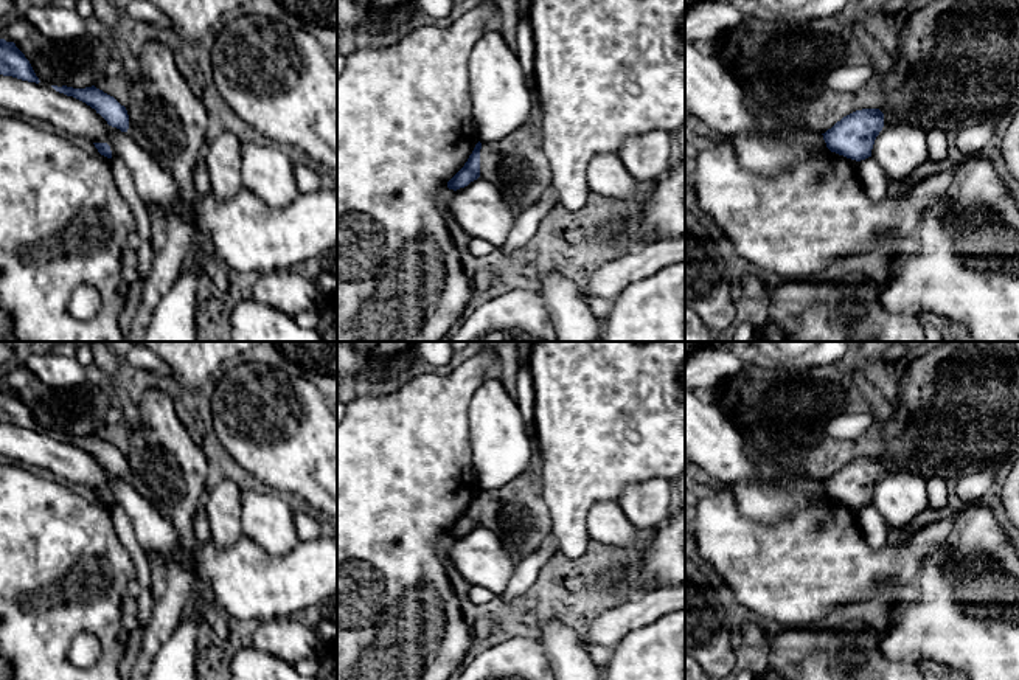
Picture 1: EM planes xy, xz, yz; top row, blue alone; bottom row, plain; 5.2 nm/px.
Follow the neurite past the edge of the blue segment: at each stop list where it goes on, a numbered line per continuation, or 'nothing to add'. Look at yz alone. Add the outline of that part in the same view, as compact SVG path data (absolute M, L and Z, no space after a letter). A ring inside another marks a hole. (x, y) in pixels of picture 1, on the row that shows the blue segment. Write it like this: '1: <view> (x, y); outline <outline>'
nothing to add

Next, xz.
nothing to add

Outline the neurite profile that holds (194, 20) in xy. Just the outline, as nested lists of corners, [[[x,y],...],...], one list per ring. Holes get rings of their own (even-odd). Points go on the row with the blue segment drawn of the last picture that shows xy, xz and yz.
[[[148,0],[160,8],[185,42],[208,43],[211,34],[228,16],[263,0]]]

